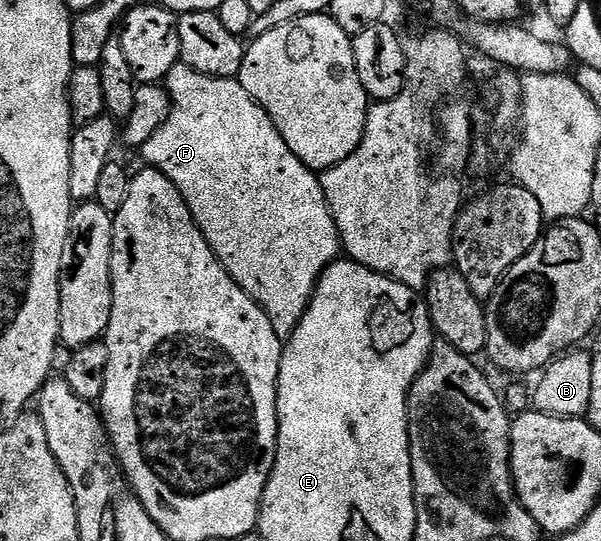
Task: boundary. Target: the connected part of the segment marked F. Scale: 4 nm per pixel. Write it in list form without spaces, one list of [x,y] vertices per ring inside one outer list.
[[[181,62],[175,64],[170,70],[166,87],[168,97],[172,100],[170,114],[158,130],[158,134],[154,134],[154,138],[150,138],[150,142],[146,142],[139,148],[139,155],[144,155],[143,163],[145,165],[156,168],[162,174],[166,174],[166,178],[170,178],[170,182],[174,182],[174,186],[182,194],[194,222],[202,230],[206,242],[214,250],[222,267],[228,271],[230,278],[234,278],[236,285],[267,314],[270,318],[270,326],[274,326],[274,334],[287,338],[291,336],[302,316],[306,314],[308,303],[312,301],[316,284],[320,281],[324,269],[329,268],[333,260],[337,259],[342,252],[340,235],[336,229],[334,218],[330,214],[326,194],[322,194],[319,175],[311,168],[306,167],[296,157],[294,150],[290,150],[290,146],[286,146],[286,142],[282,138],[282,134],[278,134],[270,114],[266,114],[266,110],[262,110],[262,106],[258,106],[258,102],[254,102],[254,98],[250,98],[250,94],[246,94],[239,79],[223,80],[217,76],[204,76],[201,72],[195,72],[190,66]]]

